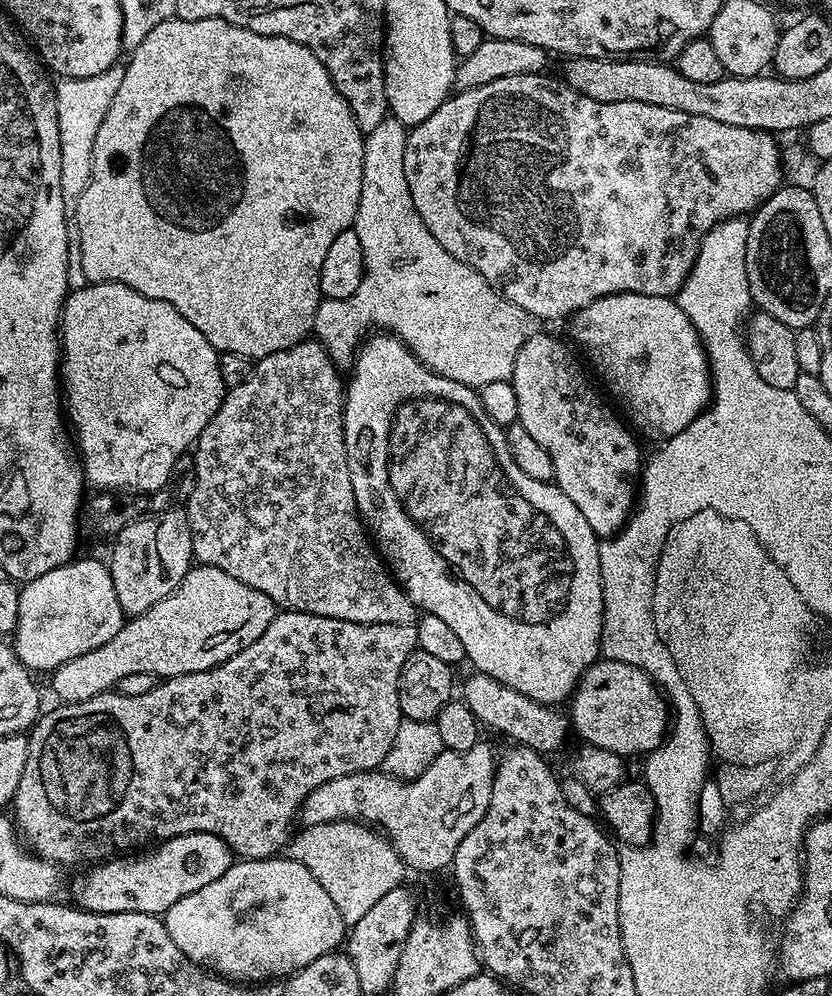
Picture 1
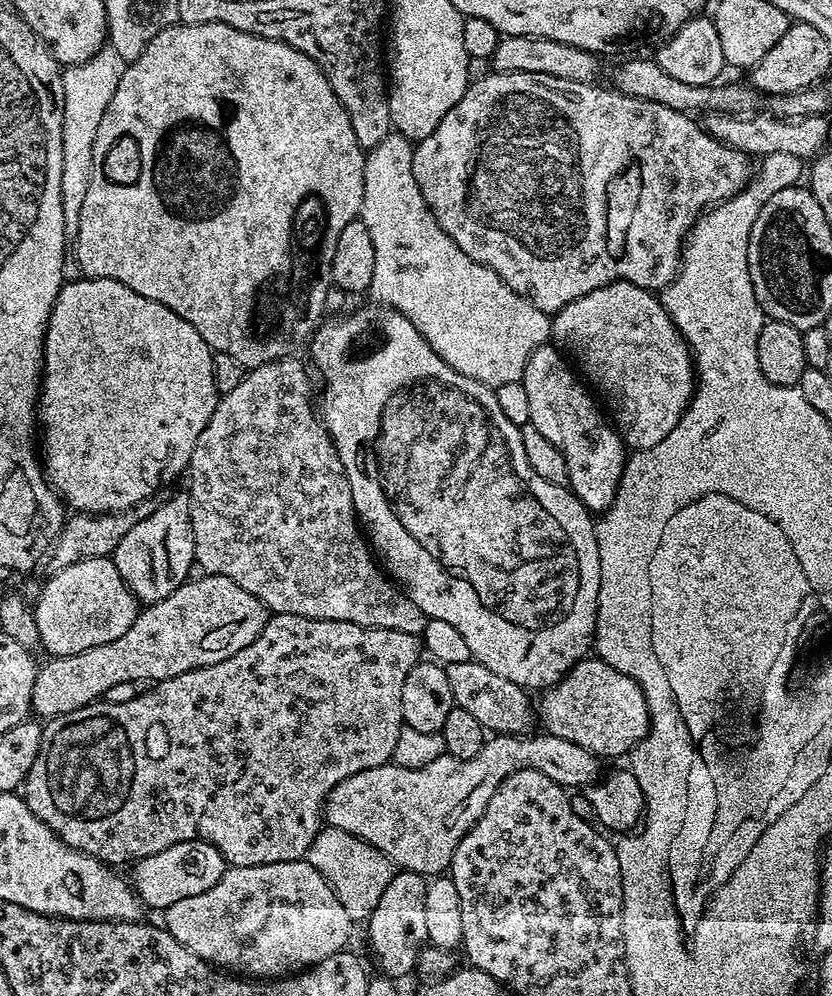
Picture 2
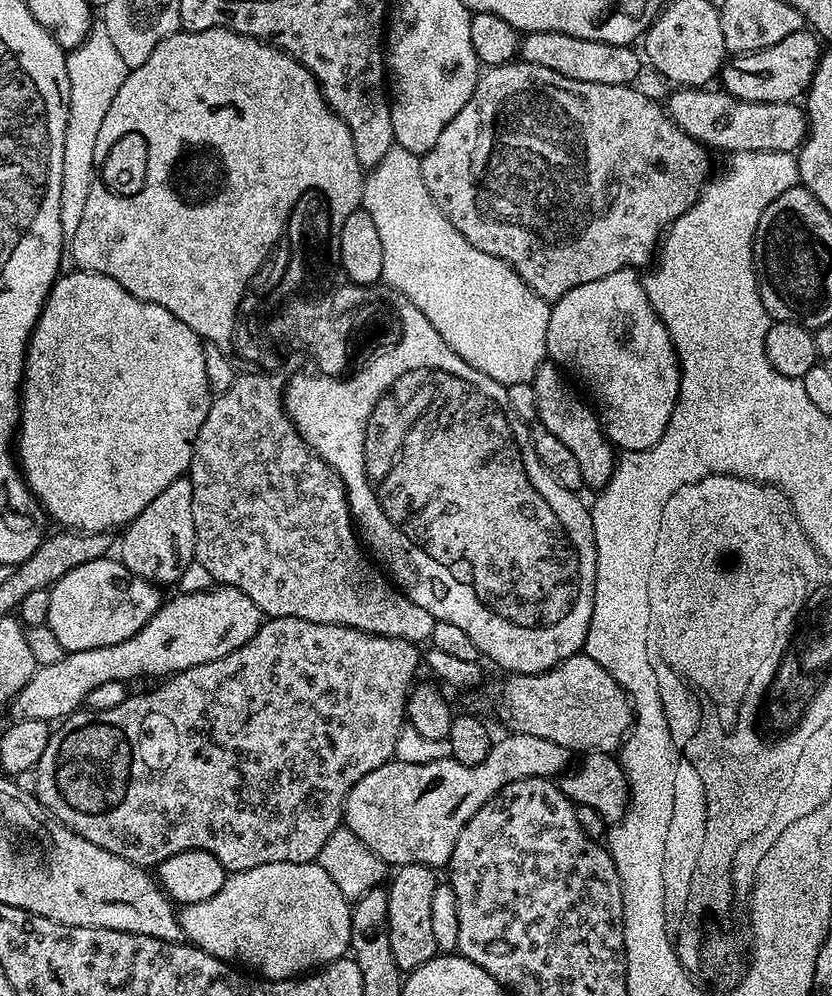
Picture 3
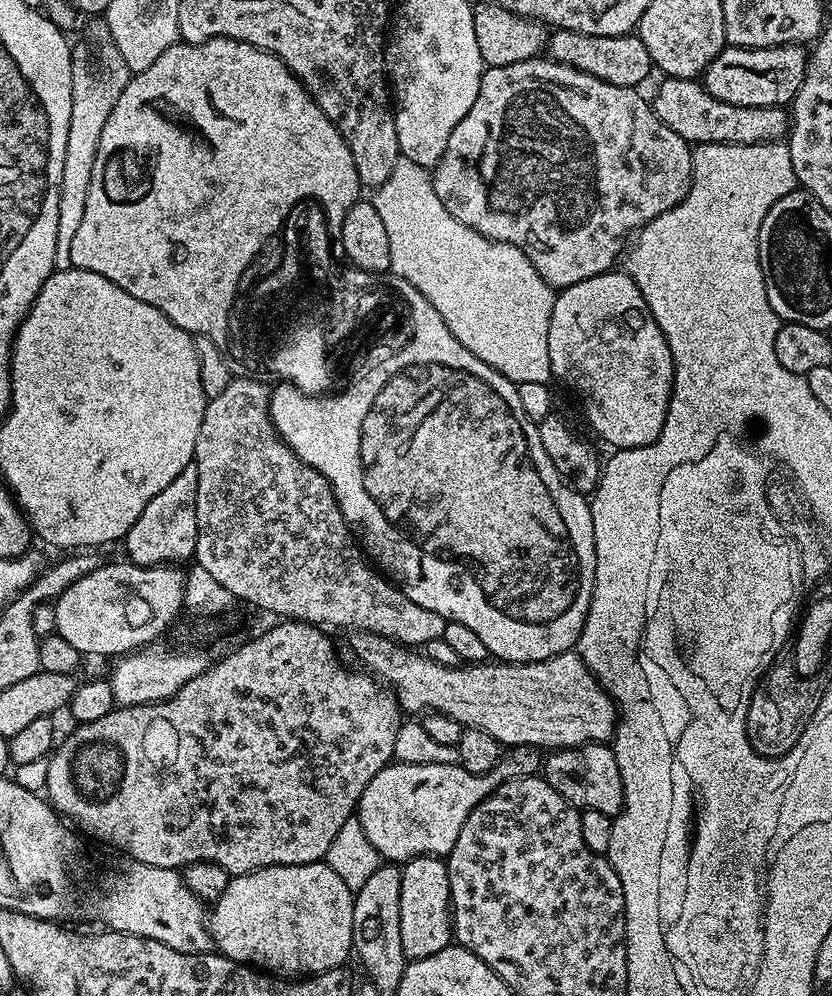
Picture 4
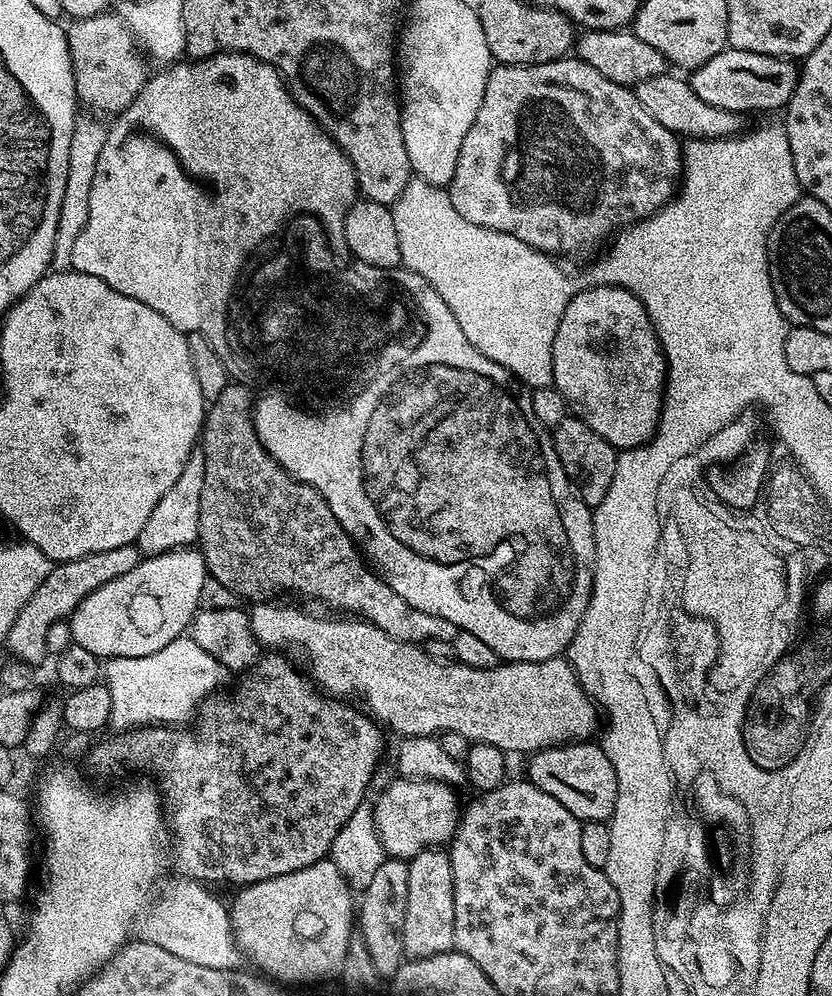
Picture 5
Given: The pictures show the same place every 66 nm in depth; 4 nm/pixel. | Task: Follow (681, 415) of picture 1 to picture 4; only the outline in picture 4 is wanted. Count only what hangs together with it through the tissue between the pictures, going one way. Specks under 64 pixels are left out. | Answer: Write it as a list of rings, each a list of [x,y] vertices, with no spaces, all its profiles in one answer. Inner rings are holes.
[[[627,271],[603,272],[556,292],[554,310],[550,314],[548,353],[553,377],[576,391],[589,426],[606,443],[613,444],[613,449],[641,448],[662,434],[672,397],[674,362],[658,322],[654,322],[654,314],[650,314],[650,306],[646,306],[646,298],[642,298],[642,290],[638,290]]]

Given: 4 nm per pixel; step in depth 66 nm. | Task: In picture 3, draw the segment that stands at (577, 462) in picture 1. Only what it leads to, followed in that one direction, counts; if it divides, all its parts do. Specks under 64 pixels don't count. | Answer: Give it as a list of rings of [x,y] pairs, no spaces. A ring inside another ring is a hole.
[[[551,362],[541,364],[536,372],[535,385],[538,394],[538,424],[539,427],[550,430],[552,434],[562,438],[578,458],[578,466],[582,466],[582,478],[590,489],[603,490],[608,485],[614,467],[614,445],[608,441],[600,417],[591,403],[583,404],[572,393],[570,385],[564,381],[565,373]]]

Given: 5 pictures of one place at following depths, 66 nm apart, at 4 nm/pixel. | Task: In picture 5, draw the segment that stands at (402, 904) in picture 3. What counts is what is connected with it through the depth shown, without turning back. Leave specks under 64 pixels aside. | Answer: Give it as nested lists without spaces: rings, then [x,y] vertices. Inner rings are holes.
[[[443,847],[427,848],[425,852],[408,860],[410,870],[410,886],[406,901],[406,923],[402,925],[402,946],[409,957],[433,956],[438,952],[453,951],[456,943],[454,934],[454,870],[450,858]]]

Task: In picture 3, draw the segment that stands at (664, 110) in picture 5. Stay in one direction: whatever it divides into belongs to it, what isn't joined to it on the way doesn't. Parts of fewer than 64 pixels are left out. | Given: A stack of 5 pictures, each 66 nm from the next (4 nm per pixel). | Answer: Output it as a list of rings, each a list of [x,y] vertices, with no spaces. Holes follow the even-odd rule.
[[[677,87],[676,92],[669,100],[666,100],[666,111],[668,117],[681,128],[686,134],[690,134],[698,143],[709,150],[721,148],[724,154],[734,152],[774,152],[777,154],[796,154],[804,145],[808,136],[808,113],[799,103],[796,102],[750,102],[740,100],[737,96],[717,90],[711,92],[711,87],[703,88],[681,88]]]

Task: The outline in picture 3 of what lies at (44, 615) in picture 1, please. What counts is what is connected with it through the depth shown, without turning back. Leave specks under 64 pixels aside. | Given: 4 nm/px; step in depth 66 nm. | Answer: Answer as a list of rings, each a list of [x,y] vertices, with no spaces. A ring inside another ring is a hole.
[[[101,558],[94,562],[86,562],[82,566],[74,566],[74,570],[67,572],[64,577],[52,585],[48,596],[48,617],[46,623],[49,630],[62,642],[65,653],[77,652],[78,650],[90,650],[102,646],[114,646],[118,642],[126,642],[146,622],[152,619],[162,603],[161,589],[152,584],[146,578],[138,578],[125,564],[116,558]]]

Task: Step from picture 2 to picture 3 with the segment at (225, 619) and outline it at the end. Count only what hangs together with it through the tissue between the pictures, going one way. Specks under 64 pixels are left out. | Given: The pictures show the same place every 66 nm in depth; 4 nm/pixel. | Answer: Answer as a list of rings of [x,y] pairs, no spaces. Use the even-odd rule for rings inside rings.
[[[211,586],[205,592],[184,592],[181,596],[176,596],[173,600],[165,599],[161,603],[160,608],[152,615],[152,619],[146,622],[146,626],[142,626],[142,630],[138,630],[138,634],[134,634],[126,642],[118,642],[114,646],[102,646],[101,648],[91,648],[90,650],[78,650],[70,652],[63,656],[58,662],[54,662],[54,666],[39,666],[35,674],[30,678],[30,682],[26,682],[26,686],[13,698],[10,705],[10,716],[13,721],[17,720],[46,720],[49,722],[59,722],[66,716],[71,716],[73,712],[81,711],[85,707],[85,700],[96,686],[105,685],[106,682],[132,682],[139,676],[160,676],[156,678],[167,678],[178,672],[185,672],[187,668],[193,668],[199,664],[206,662],[214,662],[218,658],[222,658],[226,654],[230,654],[234,650],[238,650],[238,646],[242,646],[246,642],[250,642],[250,638],[254,638],[254,634],[259,630],[262,623],[262,613],[258,606],[254,606],[254,602],[250,602],[250,598],[246,598],[246,594],[242,594],[242,590],[237,588],[226,588],[223,586]]]

